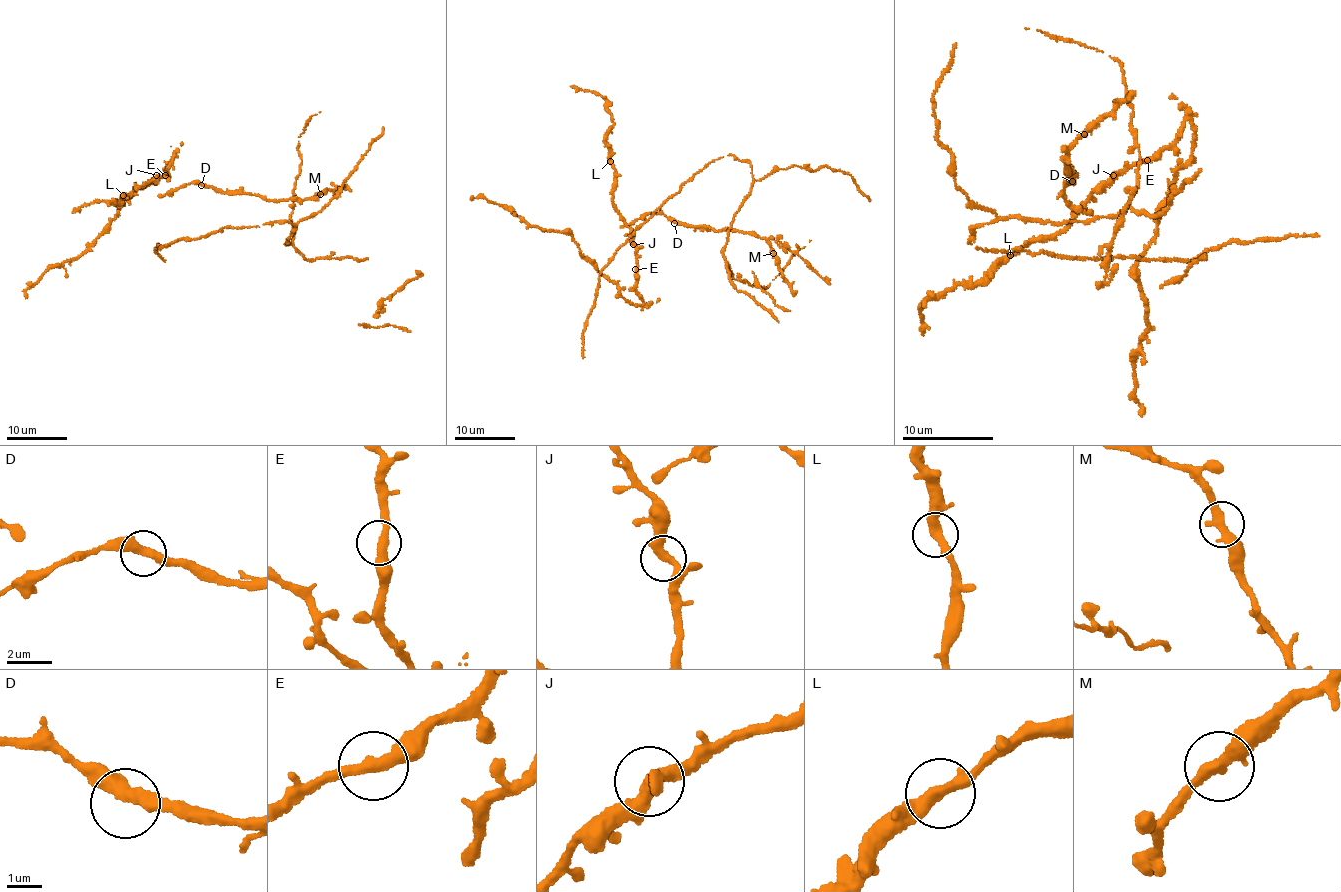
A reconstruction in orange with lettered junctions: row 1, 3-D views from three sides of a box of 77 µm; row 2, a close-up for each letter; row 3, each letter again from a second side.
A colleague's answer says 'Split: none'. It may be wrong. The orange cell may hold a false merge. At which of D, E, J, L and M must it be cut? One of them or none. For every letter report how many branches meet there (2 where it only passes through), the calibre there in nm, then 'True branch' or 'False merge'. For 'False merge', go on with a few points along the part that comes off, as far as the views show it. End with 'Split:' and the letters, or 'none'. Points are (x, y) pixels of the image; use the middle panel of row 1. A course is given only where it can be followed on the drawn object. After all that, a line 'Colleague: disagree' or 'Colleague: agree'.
D: Branches: 2. Thickness 400 nm. True branch
E: Branches: 2. Thickness 360 nm. True branch
J: Branches: 2. Thickness 360 nm. True branch
L: Branches: 2. Thickness 380 nm. True branch
M: Branches: 2. Thickness 360 nm. True branch
Split: none
Colleague: agree

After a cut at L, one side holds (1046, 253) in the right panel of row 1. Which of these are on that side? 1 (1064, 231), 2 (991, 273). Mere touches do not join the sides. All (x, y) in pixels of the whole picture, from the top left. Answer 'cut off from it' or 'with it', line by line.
1: cut off from it
2: cut off from it

